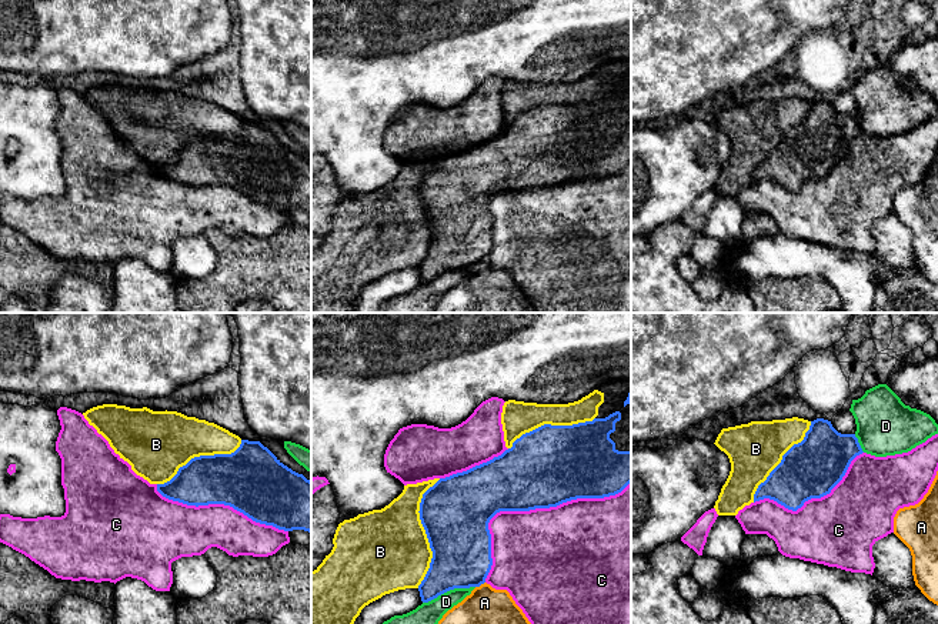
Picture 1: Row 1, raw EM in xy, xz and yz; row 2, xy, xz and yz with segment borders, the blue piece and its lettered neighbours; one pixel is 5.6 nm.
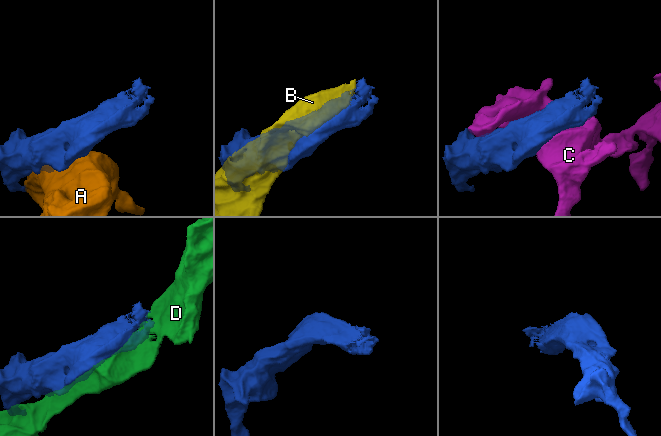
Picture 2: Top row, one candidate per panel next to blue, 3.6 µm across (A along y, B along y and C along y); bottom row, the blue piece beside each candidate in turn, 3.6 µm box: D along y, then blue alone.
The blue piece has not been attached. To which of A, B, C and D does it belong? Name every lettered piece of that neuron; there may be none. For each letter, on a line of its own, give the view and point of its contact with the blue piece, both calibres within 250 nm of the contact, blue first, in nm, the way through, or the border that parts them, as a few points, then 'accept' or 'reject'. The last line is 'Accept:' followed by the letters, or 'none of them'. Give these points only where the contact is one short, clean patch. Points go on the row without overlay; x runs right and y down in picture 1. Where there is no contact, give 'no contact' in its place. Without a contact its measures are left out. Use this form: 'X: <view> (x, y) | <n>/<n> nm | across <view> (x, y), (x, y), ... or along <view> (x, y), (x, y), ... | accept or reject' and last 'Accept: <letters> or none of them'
A: xz (480, 264) | 340/420 nm | reject
B: xz (426, 213) | 380/460 nm | accept
C: xz (528, 190) | 440/500 nm | reject
D: xz (449, 270) | 340/180 nm | reject
Accept: B

